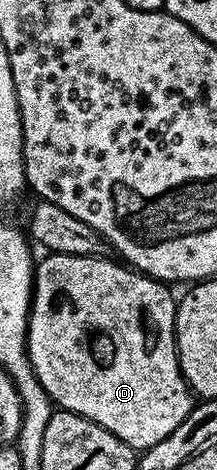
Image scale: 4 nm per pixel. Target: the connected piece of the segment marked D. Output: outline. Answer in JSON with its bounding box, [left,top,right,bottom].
[25,254,195,452]

